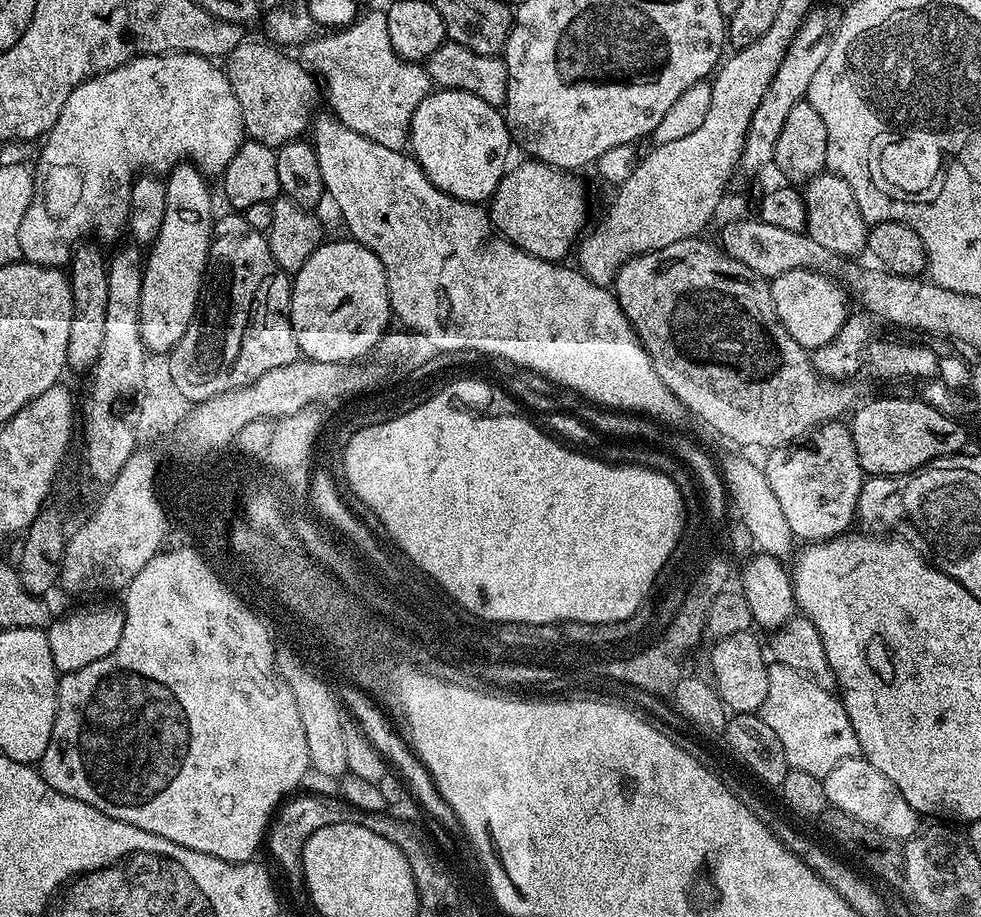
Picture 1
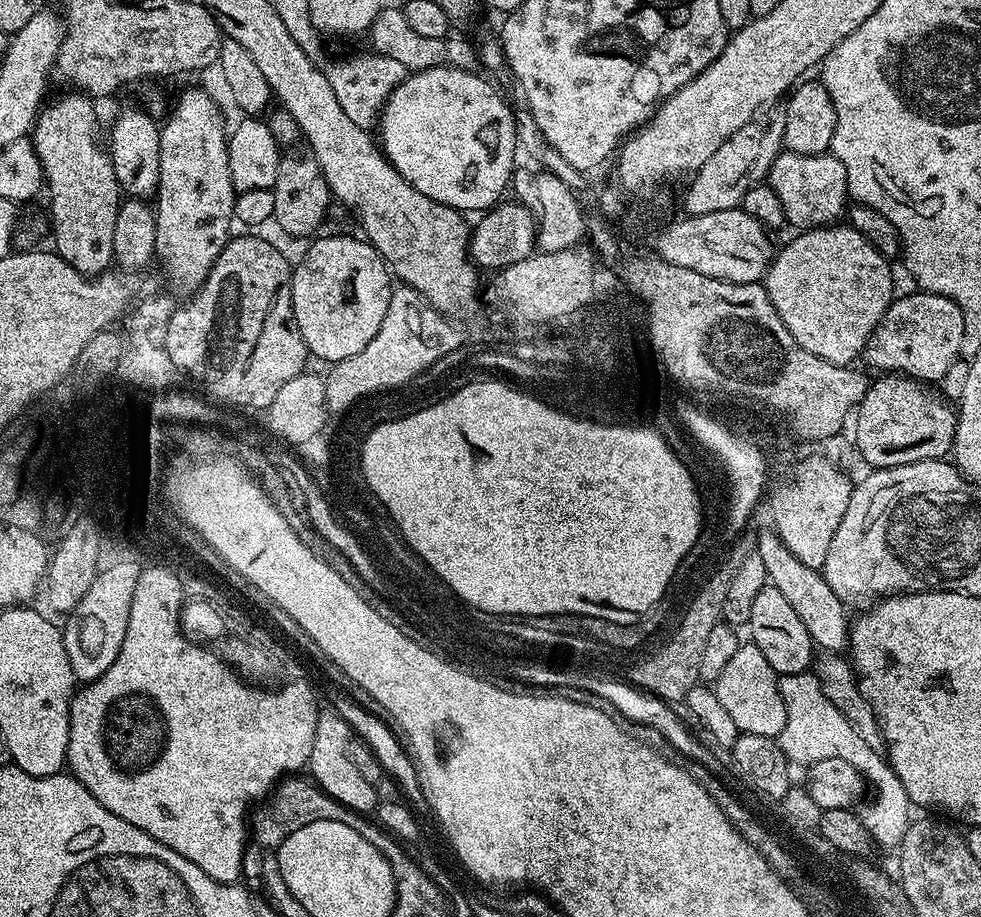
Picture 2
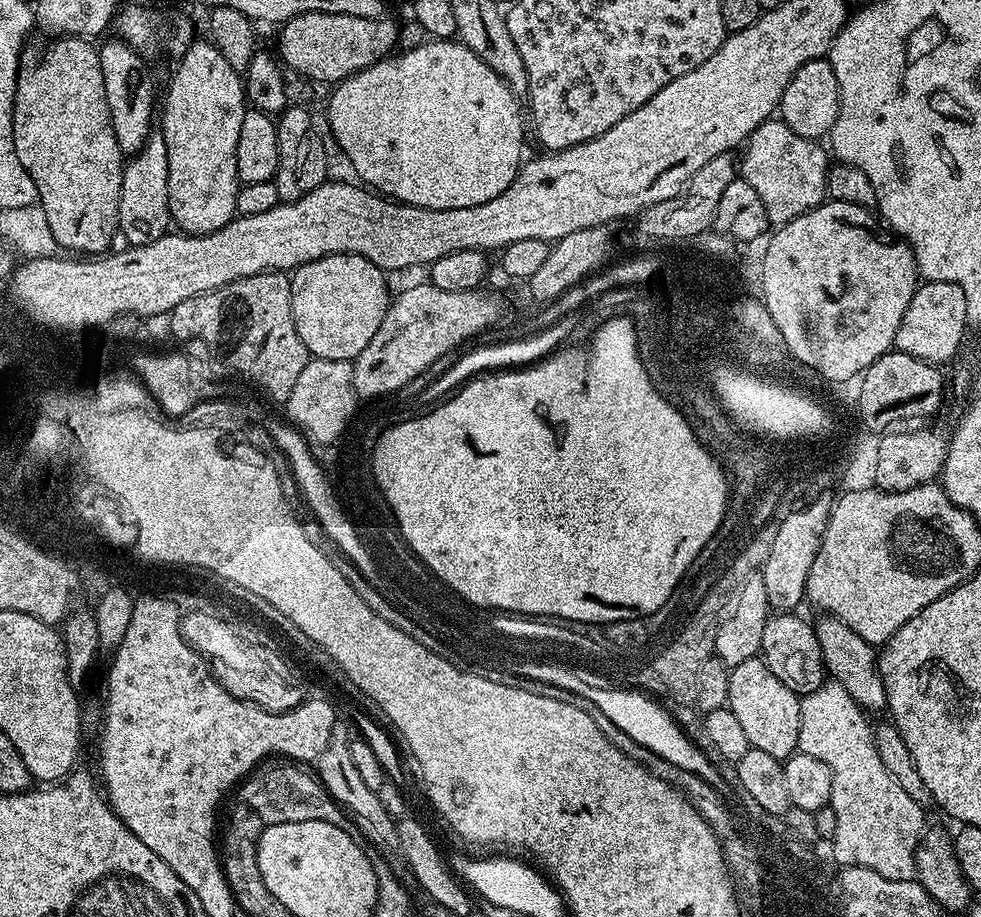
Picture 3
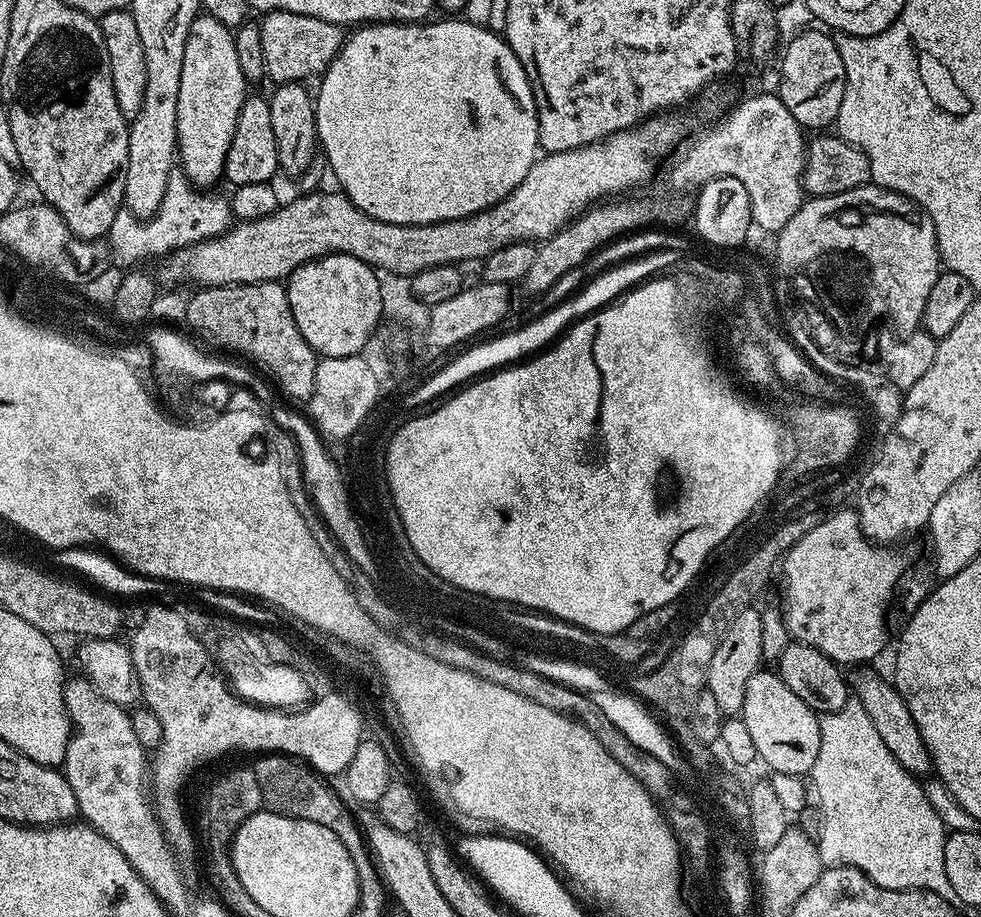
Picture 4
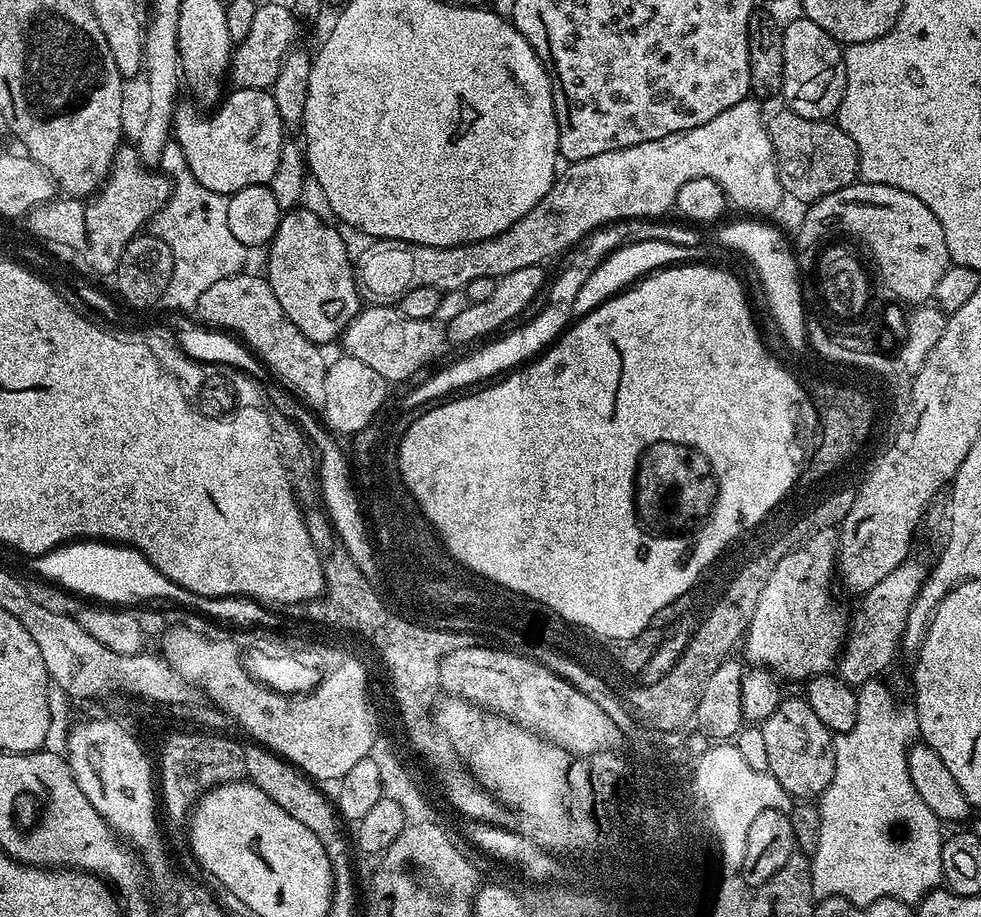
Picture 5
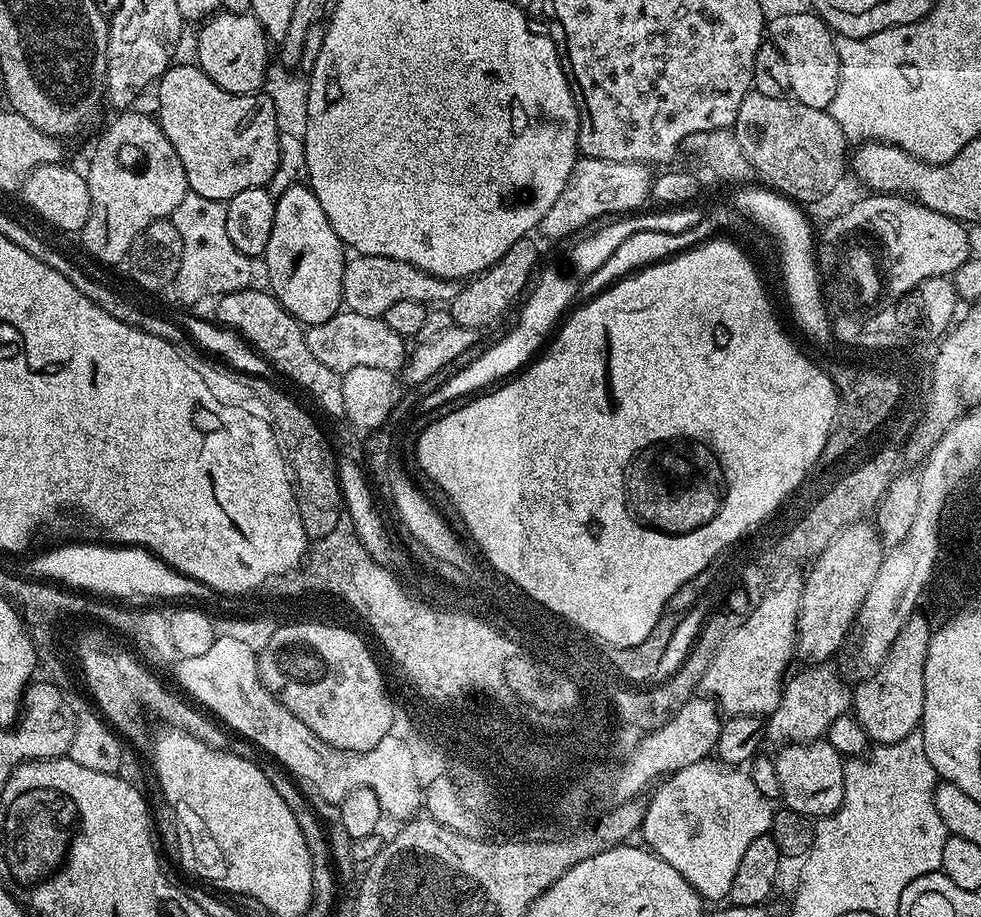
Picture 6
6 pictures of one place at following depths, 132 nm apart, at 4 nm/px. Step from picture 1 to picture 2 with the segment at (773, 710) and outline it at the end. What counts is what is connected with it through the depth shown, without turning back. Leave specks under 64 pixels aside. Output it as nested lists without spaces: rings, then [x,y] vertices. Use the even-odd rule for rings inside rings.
[[[811,671],[799,672],[793,676],[780,676],[779,681],[780,693],[786,702],[786,726],[780,731],[778,739],[786,758],[793,765],[804,764],[803,766],[822,762],[822,758],[843,758],[845,762],[850,762],[860,771],[870,788],[876,791],[876,801],[872,804],[872,813],[863,817],[866,830],[870,830],[873,841],[879,847],[881,844],[884,848],[895,849],[899,845],[900,839],[904,837],[904,831],[907,830],[910,823],[910,815],[908,816],[910,801],[898,774],[894,774],[891,764],[881,753],[870,750],[870,746],[866,746],[866,742],[862,742],[862,738],[858,738],[858,730],[854,726],[850,726],[850,722],[846,718],[842,718],[838,706],[834,706],[834,702],[830,702],[830,698],[822,690],[818,678]]]

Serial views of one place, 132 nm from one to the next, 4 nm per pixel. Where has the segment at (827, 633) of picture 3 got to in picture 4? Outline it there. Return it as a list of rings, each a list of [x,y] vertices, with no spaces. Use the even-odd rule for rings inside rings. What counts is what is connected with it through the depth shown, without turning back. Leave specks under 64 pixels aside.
[[[864,666],[850,676],[850,688],[854,693],[854,699],[862,702],[866,714],[870,714],[870,722],[874,722],[874,730],[878,730],[886,750],[898,758],[898,766],[902,766],[911,776],[924,778],[933,771],[930,750],[926,742],[922,742],[922,734],[918,734],[918,726],[906,706],[906,702],[900,697],[900,691],[895,683],[876,672],[871,672],[871,667]],[[861,671],[861,672],[860,672]],[[928,772],[928,773],[927,773]]]

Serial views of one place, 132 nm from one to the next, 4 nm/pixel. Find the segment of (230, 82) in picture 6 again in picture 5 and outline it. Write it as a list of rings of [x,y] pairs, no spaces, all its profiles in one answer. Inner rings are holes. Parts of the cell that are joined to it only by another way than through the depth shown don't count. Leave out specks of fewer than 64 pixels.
[[[261,3],[256,9],[254,23],[250,25],[246,38],[242,38],[235,45],[230,76],[233,81],[237,80],[235,83],[239,87],[271,89],[278,78],[280,63],[297,43],[296,35],[299,34],[302,24],[293,9],[287,3],[284,4]]]

